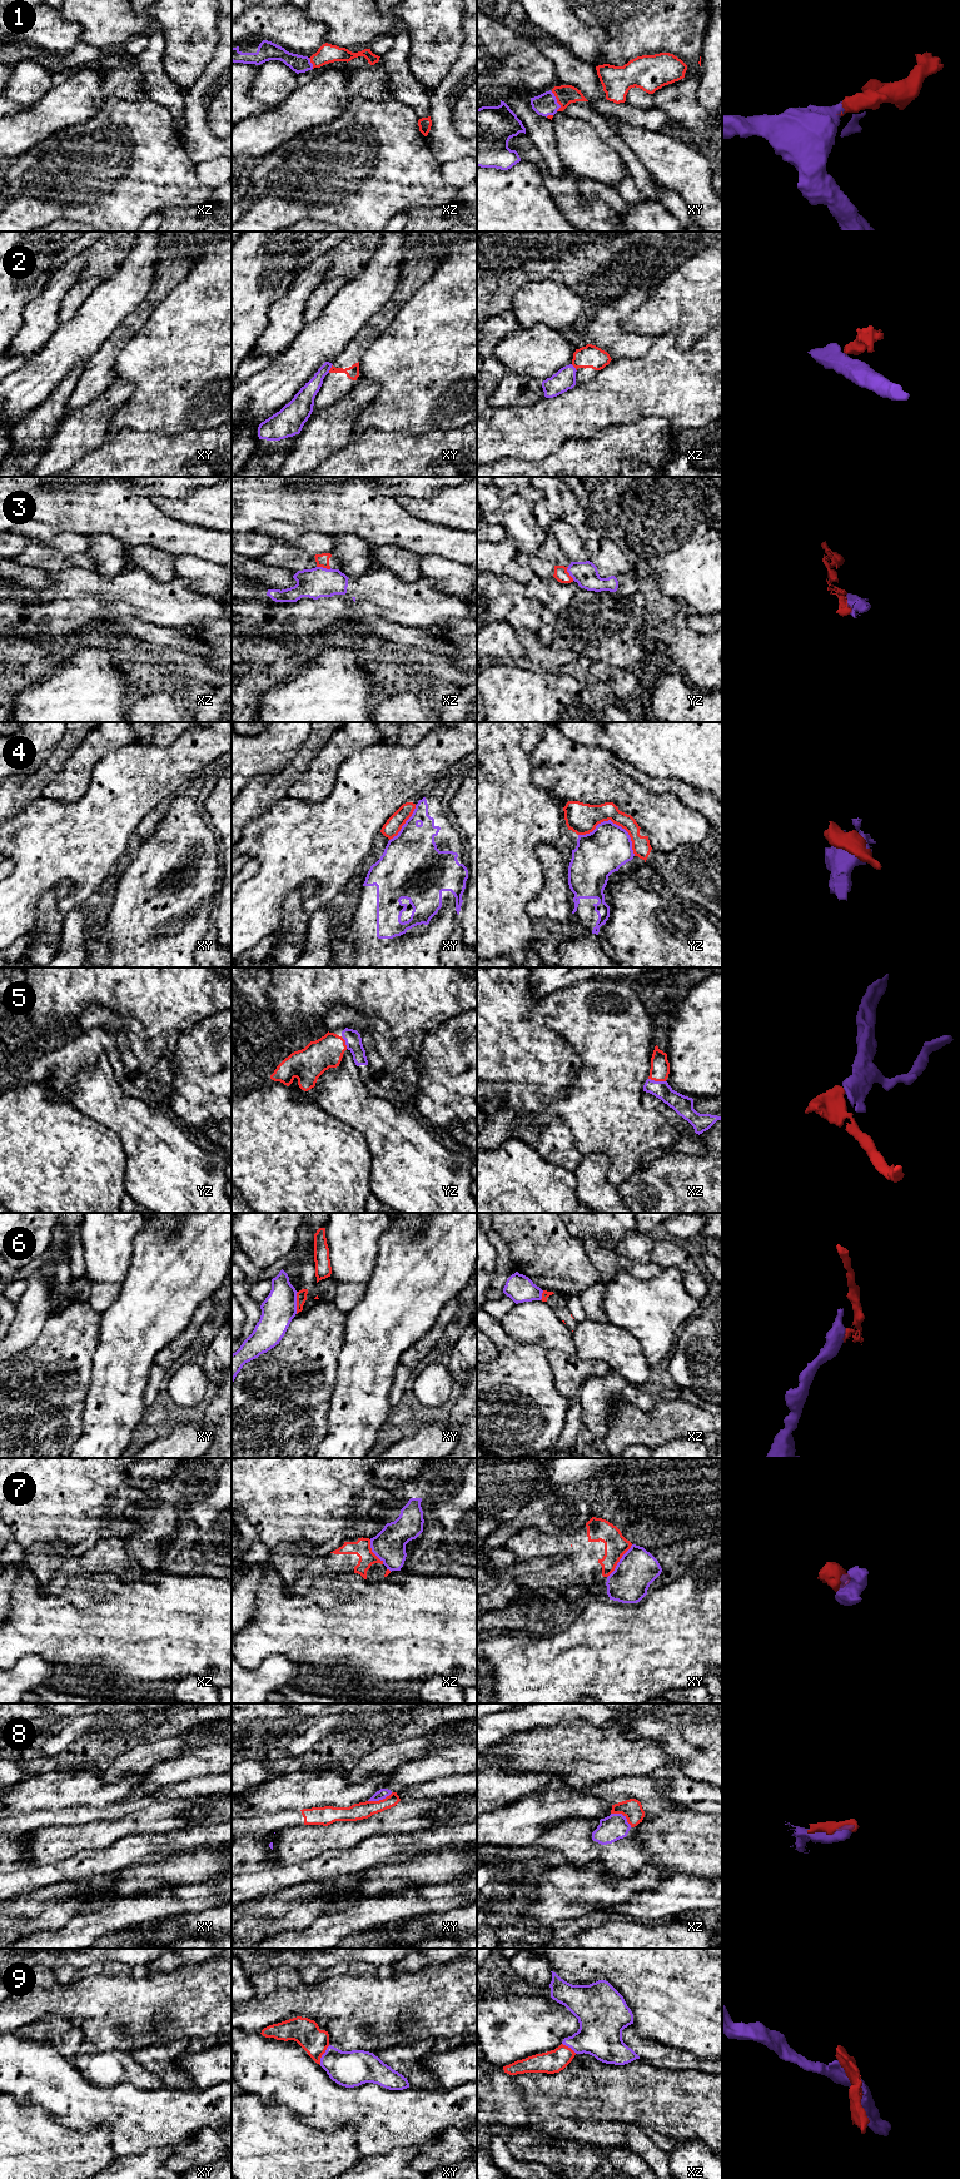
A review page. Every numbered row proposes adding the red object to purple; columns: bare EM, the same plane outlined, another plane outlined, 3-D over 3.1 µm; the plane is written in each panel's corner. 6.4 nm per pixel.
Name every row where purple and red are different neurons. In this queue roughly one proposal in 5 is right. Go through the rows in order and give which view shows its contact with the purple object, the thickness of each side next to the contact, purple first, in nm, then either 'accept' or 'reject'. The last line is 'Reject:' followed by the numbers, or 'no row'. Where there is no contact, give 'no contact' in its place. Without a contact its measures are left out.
1: contact in xy; calibres 150 and 130 nm; accept
2: contact in xy; calibres 110 and 80 nm; reject
3: contact in xz; calibres 190 and 80 nm; reject
4: contact in yz; calibres 300 and 200 nm; reject
5: contact in xz; calibres 130 and 130 nm; accept
6: contact in xy; calibres 220 and 60 nm; reject
7: contact in xy; calibres 260 and 150 nm; reject
8: contact in xz; calibres 160 and 130 nm; reject
9: contact in xy; calibres 240 and 170 nm; reject
Reject: 2, 3, 4, 6, 7, 8, 9

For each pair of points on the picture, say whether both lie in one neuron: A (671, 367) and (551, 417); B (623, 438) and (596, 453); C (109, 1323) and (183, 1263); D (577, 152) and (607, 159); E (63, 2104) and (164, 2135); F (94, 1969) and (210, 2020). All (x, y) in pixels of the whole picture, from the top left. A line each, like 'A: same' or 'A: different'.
A: same
B: same
C: same
D: same
E: same
F: different

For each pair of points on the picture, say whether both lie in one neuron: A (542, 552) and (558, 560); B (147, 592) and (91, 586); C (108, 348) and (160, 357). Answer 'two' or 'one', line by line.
A: one
B: one
C: two

